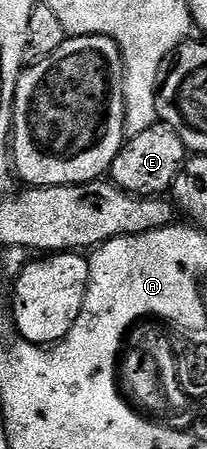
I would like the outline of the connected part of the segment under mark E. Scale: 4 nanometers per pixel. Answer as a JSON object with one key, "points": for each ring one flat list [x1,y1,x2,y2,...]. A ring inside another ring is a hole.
{"points":[[157,123,142,131,142,135,134,135,125,140,112,164,110,180,113,185,125,189,127,193,133,193,136,197,158,197,171,190,185,160,186,150,182,139,178,139,170,126]]}

